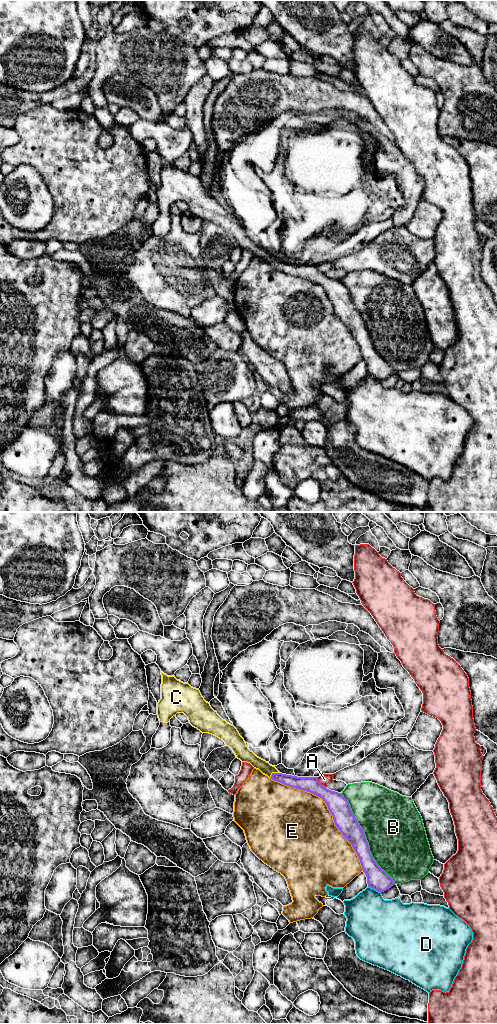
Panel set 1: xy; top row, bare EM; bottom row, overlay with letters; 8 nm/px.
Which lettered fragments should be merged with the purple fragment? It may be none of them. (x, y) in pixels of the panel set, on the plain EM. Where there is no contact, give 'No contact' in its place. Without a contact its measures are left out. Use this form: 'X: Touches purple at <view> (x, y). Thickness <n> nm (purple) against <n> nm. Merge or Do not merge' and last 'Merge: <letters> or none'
A: Touches purple at xy (319, 270). Thickness 160 nm (purple) against 90 nm. Do not merge
B: Touches purple at xy (365, 326). Thickness 170 nm (purple) against 480 nm. Do not merge
C: Touches purple at xy (274, 261). Thickness 110 nm (purple) against 100 nm. Merge
D: Touches purple at xy (374, 377). Thickness 170 nm (purple) against 400 nm. Do not merge
E: Touches purple at xy (328, 297). Thickness 170 nm (purple) against 500 nm. Do not merge
Merge: C

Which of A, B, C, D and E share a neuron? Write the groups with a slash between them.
A / B / C / D / E

